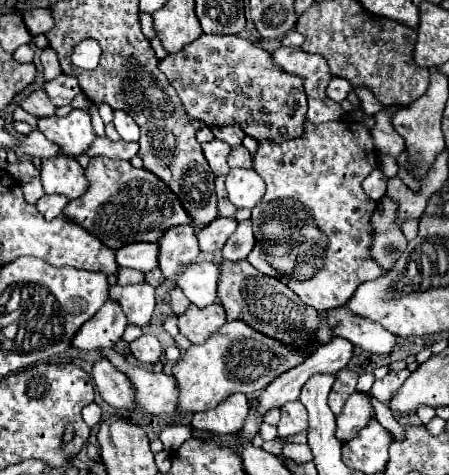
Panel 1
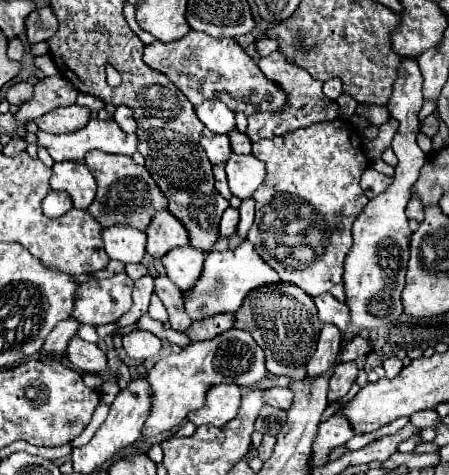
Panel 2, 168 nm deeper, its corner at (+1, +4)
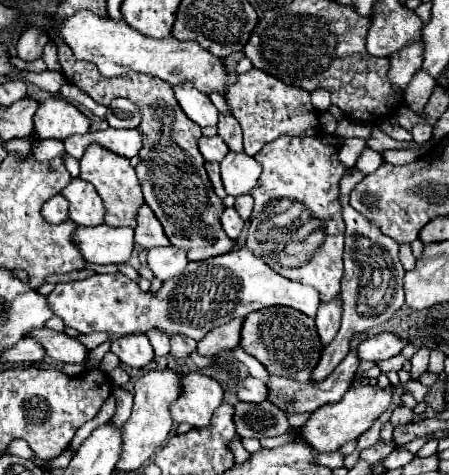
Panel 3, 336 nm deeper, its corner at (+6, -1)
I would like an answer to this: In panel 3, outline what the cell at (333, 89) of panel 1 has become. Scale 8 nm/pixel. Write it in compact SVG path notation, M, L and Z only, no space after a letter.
M316 90L312 92L312 104L316 110L324 112L330 106L330 92L328 90Z

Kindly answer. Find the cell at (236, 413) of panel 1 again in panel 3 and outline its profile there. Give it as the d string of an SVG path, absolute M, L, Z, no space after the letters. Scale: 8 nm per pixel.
M188 372L182 380L182 394L178 402L170 406L174 422L186 422L194 428L206 428L212 422L214 410L222 404L224 390L218 380L200 374Z

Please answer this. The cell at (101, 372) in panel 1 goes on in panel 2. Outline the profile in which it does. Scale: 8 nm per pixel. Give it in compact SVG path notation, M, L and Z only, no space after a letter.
M71 337L65 351L67 359L73 367L87 371L87 373L105 373L107 371L107 357L105 353L89 341L83 341L81 337Z

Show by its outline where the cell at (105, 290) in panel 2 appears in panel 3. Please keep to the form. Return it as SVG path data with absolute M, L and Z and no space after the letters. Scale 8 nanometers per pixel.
M238 248L232 252L220 254L218 258L208 258L206 262L190 262L184 274L164 282L160 292L154 296L150 292L142 292L138 288L138 284L128 280L122 272L116 272L116 274L94 274L86 280L58 284L54 288L54 292L48 294L48 304L50 304L52 312L64 320L64 324L68 328L78 330L80 334L108 332L112 336L126 336L126 334L134 334L134 332L148 332L150 328L160 328L168 336L170 334L184 334L184 336L190 336L194 340L200 340L206 336L206 332L230 322L232 318L244 318L246 314L250 314L254 310L276 306L276 304L296 308L296 310L316 318L320 298L318 298L318 292L314 288L292 282L292 280L276 274L268 264L264 264L258 256L254 256L252 250Z

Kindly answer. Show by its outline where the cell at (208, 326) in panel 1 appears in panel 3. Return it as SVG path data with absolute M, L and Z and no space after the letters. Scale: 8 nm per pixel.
M234 318L228 324L210 330L210 334L206 334L206 338L198 342L196 352L200 356L212 356L224 348L236 348L240 342L240 328L242 328L242 318Z

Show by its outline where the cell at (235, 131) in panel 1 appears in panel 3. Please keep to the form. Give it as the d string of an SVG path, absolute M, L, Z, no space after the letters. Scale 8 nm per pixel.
M184 82L184 84L174 86L174 96L176 96L178 104L182 106L184 114L190 120L194 120L200 128L218 126L220 112L216 110L216 106L210 102L210 98L206 94L202 94L200 90L196 90L192 86L192 82Z

